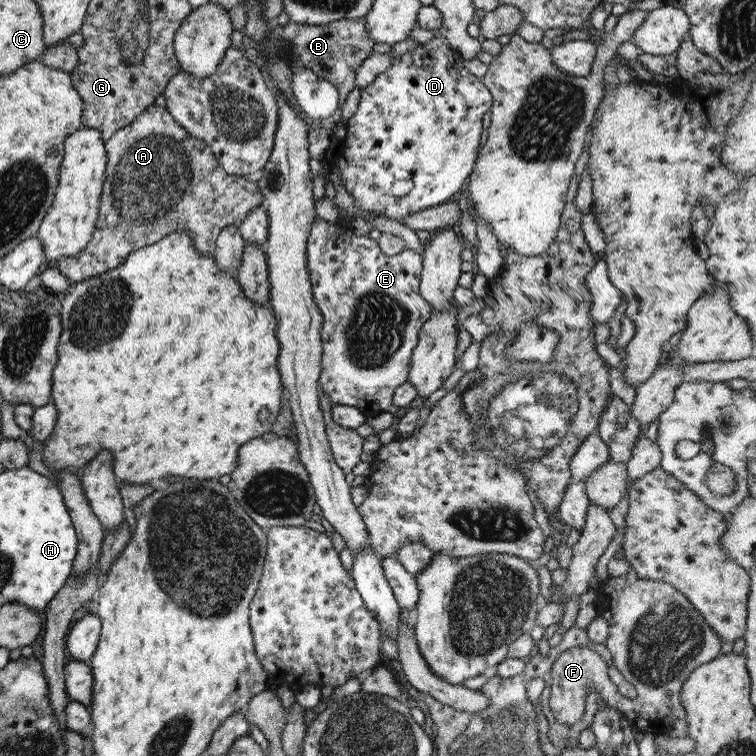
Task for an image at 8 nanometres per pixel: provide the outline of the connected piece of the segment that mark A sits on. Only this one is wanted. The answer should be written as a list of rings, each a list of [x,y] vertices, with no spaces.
[[[153,104],[137,115],[128,125],[116,130],[104,141],[107,155],[100,209],[90,241],[76,255],[56,260],[59,272],[70,283],[76,283],[111,270],[120,265],[125,257],[138,247],[153,244],[161,237],[177,231],[189,231],[199,254],[214,252],[219,231],[238,224],[257,205],[265,204],[262,194],[253,182],[242,176],[228,175],[213,156],[209,146],[188,134],[179,126],[165,107]]]

